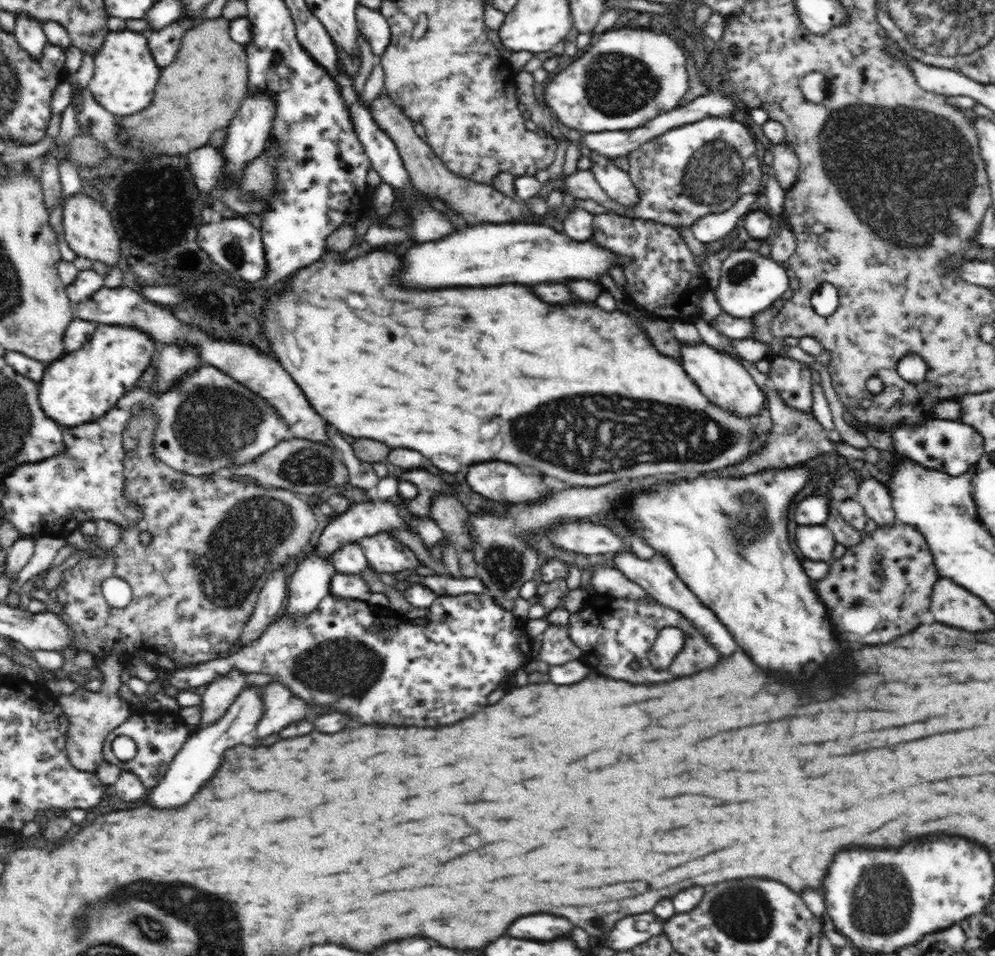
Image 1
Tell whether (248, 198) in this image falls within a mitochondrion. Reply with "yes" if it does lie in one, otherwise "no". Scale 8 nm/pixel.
yes

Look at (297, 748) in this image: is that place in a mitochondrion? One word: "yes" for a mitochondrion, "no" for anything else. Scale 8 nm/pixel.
no

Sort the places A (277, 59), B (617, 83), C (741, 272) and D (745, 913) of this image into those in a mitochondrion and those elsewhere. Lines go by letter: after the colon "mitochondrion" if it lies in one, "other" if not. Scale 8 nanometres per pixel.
A: mitochondrion
B: mitochondrion
C: mitochondrion
D: mitochondrion

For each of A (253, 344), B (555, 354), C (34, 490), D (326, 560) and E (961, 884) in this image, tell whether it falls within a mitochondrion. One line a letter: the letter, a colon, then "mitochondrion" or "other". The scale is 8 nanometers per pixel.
A: other
B: other
C: other
D: other
E: other

